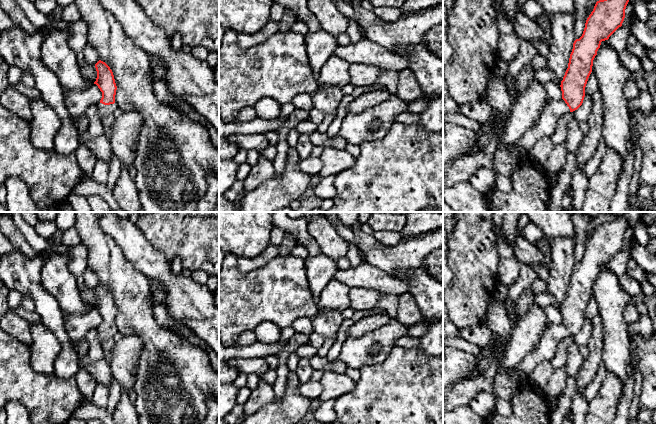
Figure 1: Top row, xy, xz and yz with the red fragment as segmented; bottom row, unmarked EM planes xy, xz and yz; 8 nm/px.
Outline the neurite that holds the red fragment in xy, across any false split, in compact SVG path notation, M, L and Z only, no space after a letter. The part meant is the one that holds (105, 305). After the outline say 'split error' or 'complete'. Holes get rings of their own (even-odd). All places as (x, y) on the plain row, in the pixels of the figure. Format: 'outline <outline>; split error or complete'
outline M99 284L95 288L95 292L97 295L97 302L94 308L96 308L102 316L102 322L100 326L97 327L98 338L101 342L113 338L117 332L117 328L115 327L117 310L113 296L105 286Z; split error

